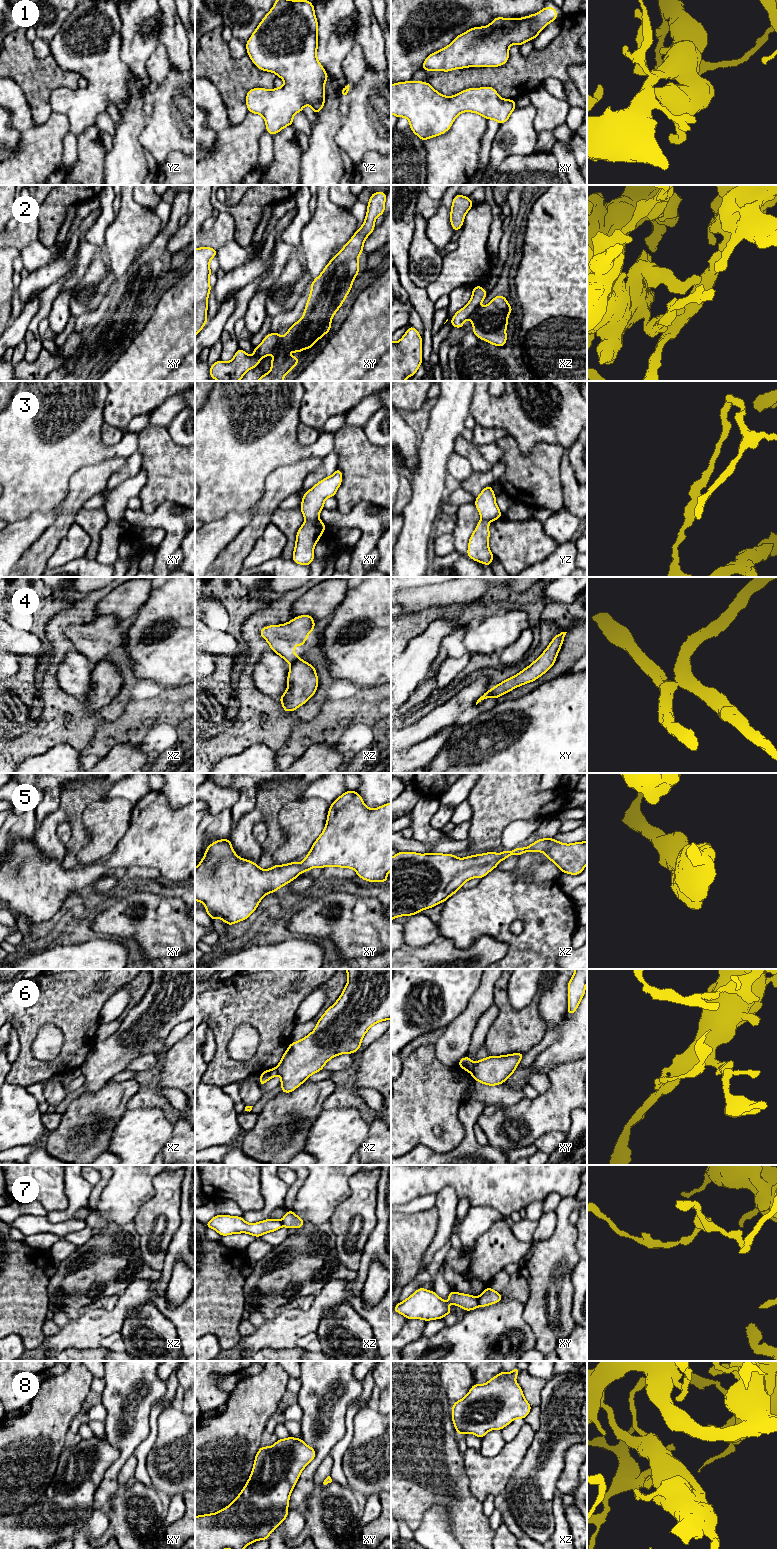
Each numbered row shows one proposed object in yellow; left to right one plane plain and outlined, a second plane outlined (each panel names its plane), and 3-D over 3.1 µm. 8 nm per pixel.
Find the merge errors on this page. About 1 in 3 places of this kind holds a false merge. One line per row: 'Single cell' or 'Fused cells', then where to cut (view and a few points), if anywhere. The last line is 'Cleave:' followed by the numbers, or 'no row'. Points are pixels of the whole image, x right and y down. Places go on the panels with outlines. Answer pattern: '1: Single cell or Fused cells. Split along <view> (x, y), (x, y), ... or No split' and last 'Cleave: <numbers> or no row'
1: Single cell. No split
2: Single cell. No split
3: Fused cells. Split along xy (305, 519), (319, 520)
4: Fused cells. Split along xz (299, 658), (291, 664)
5: Single cell. No split
6: Fused cells. Split along xy (474, 1064), (471, 1073)
7: Fused cells. Split along xy (477, 1297), (479, 1305)
8: Single cell. No split
Cleave: 3, 4, 6, 7

